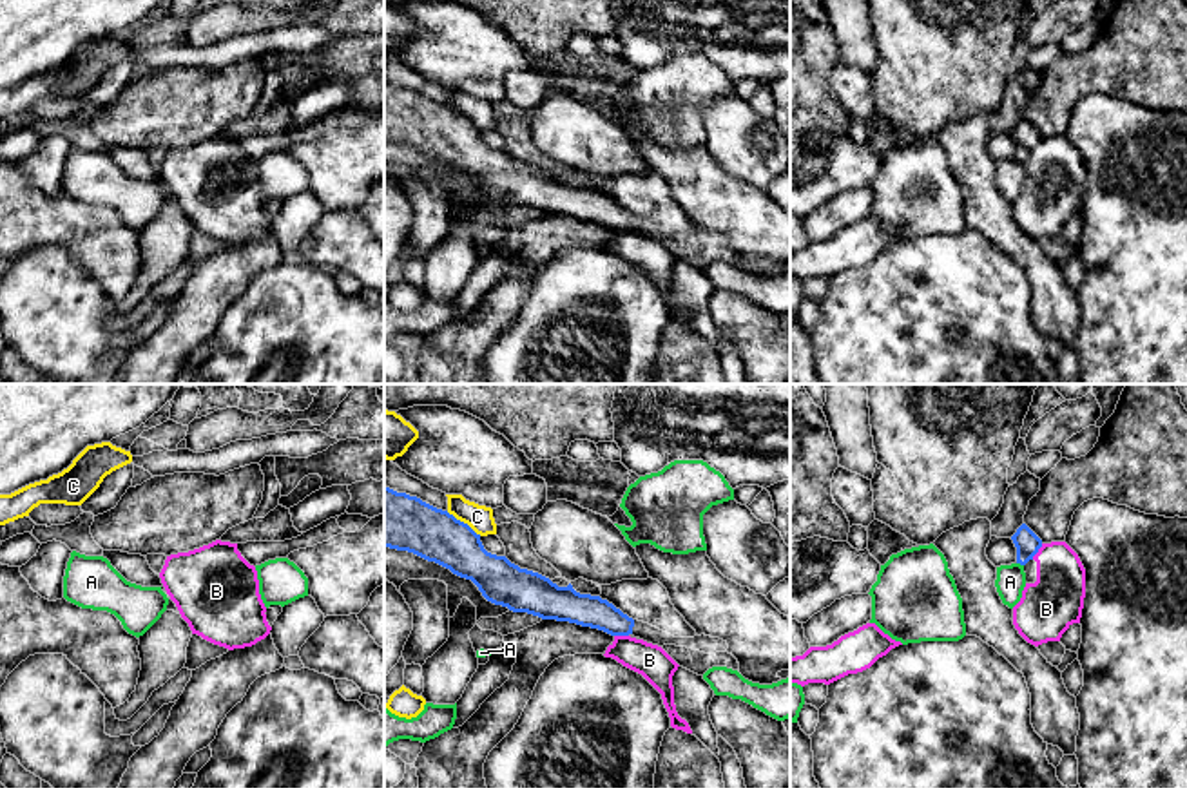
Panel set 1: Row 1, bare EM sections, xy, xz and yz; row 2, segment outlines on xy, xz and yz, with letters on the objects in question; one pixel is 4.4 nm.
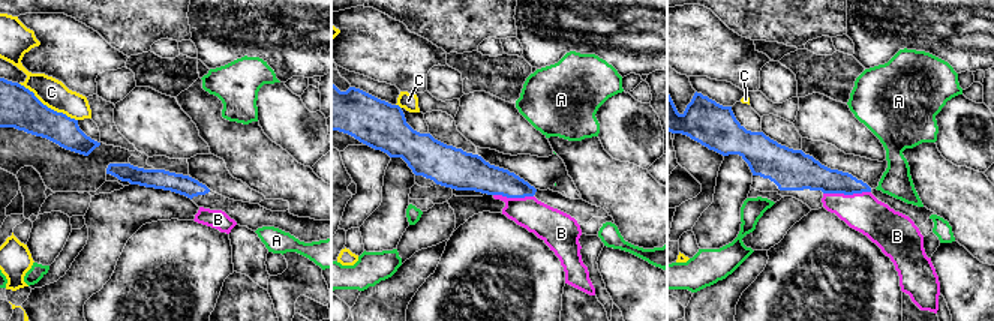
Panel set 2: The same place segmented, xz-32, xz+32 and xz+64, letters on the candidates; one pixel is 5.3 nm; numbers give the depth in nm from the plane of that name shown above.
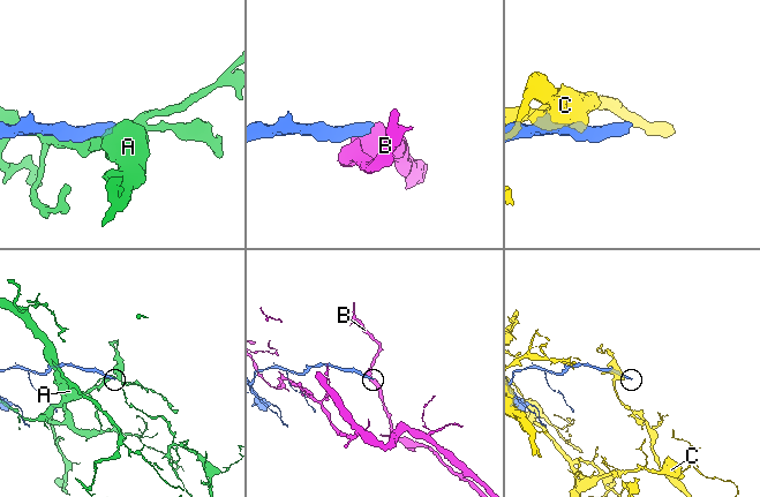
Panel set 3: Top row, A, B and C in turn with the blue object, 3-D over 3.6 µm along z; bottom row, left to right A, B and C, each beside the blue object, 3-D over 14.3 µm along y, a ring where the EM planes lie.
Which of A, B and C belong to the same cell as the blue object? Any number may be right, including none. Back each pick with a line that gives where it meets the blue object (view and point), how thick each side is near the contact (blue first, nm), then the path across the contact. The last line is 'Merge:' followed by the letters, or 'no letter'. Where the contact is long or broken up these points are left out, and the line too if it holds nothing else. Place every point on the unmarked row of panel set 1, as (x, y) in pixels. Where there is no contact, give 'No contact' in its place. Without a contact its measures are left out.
B: Touches blue at yz (1037, 145). Thickness 110 nm (blue) against 240 nm. Path across: yz (1026, 136), (1037, 145), (1051, 160), (1051, 198)
Merge: B

